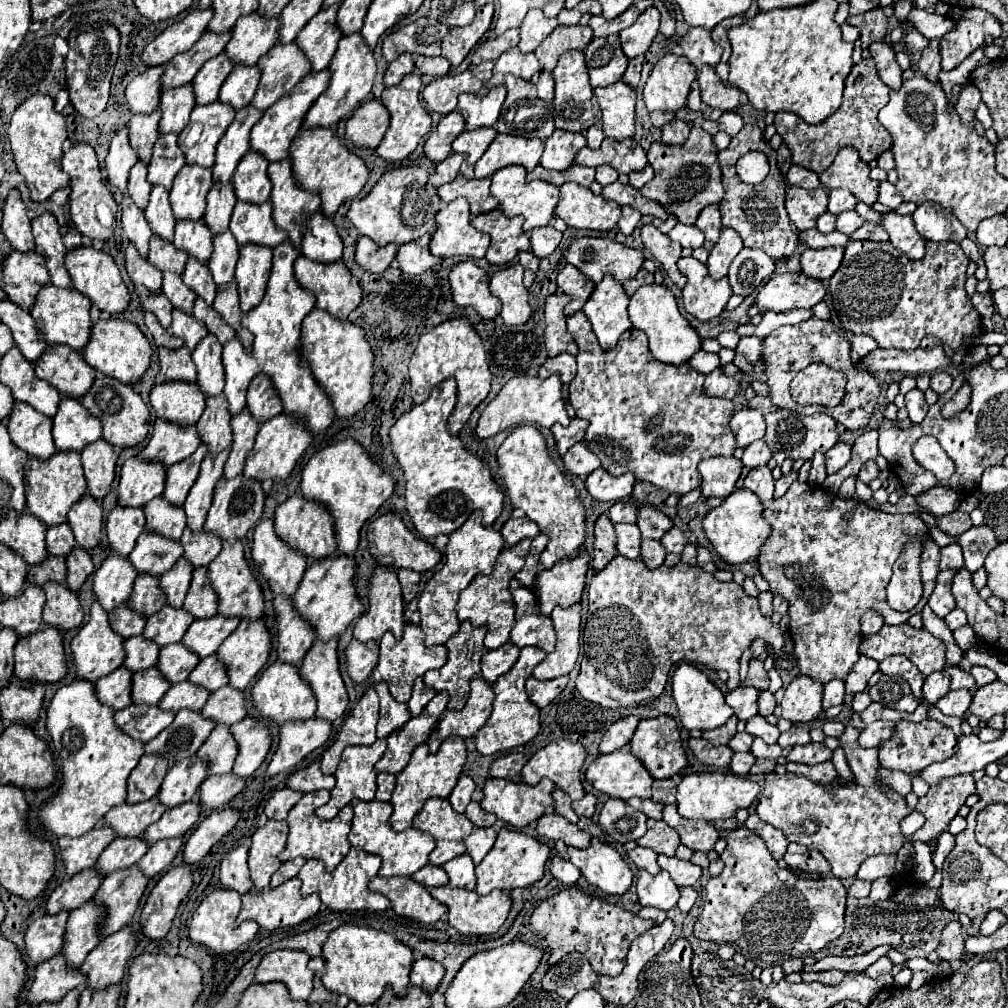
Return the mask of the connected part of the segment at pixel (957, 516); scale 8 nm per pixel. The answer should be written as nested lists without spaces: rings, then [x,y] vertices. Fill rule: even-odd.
[[[956,510],[954,514],[948,514],[944,518],[936,518],[936,524],[938,524],[938,528],[942,532],[946,532],[948,536],[954,536],[954,538],[972,528],[970,516],[964,514],[964,512],[960,512],[960,510]]]

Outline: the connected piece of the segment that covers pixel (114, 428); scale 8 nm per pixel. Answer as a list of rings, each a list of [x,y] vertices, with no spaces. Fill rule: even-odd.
[[[98,374],[96,382],[92,384],[92,390],[88,390],[88,394],[80,402],[84,408],[90,410],[92,416],[100,418],[104,430],[102,438],[108,444],[120,448],[132,448],[144,442],[144,438],[148,436],[150,412],[144,400],[140,398],[140,394],[136,394],[132,386],[120,386],[120,382],[112,382],[112,378],[104,378],[102,374]]]

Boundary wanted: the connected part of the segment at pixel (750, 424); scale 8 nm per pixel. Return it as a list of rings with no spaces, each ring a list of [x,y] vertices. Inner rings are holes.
[[[742,408],[732,416],[732,432],[736,434],[738,446],[746,448],[750,446],[754,440],[760,440],[764,436],[764,414],[760,410],[752,410],[752,408]]]

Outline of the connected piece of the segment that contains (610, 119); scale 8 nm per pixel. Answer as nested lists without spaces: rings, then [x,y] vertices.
[[[614,82],[594,90],[602,108],[602,130],[606,138],[624,140],[632,138],[636,130],[636,90],[628,84]]]

